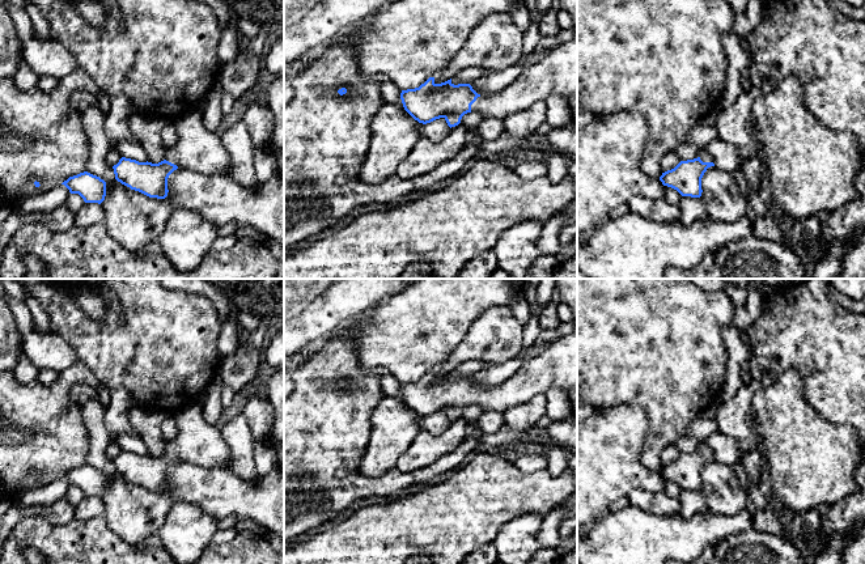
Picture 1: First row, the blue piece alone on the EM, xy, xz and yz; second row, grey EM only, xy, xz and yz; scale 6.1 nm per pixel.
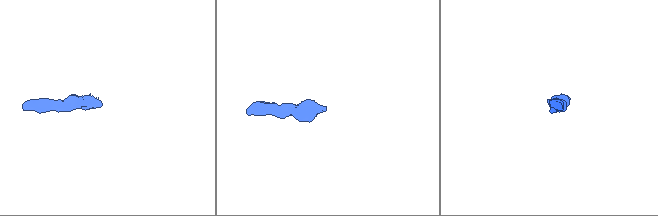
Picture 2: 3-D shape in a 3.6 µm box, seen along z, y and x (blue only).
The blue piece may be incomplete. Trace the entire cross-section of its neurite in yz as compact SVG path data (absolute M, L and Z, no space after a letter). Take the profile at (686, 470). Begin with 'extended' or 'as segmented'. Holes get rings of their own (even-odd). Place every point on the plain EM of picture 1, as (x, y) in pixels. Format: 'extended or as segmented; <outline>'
extended; M701 444L697 451L680 454L674 462L662 466L660 474L682 489L700 491L701 471L711 459L715 459L713 453L705 444Z

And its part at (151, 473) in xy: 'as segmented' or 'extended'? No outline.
extended

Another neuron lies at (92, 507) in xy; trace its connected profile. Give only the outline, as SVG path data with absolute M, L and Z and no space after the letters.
M85 496L75 508L75 517L80 520L90 520L103 516L105 502L98 496Z

